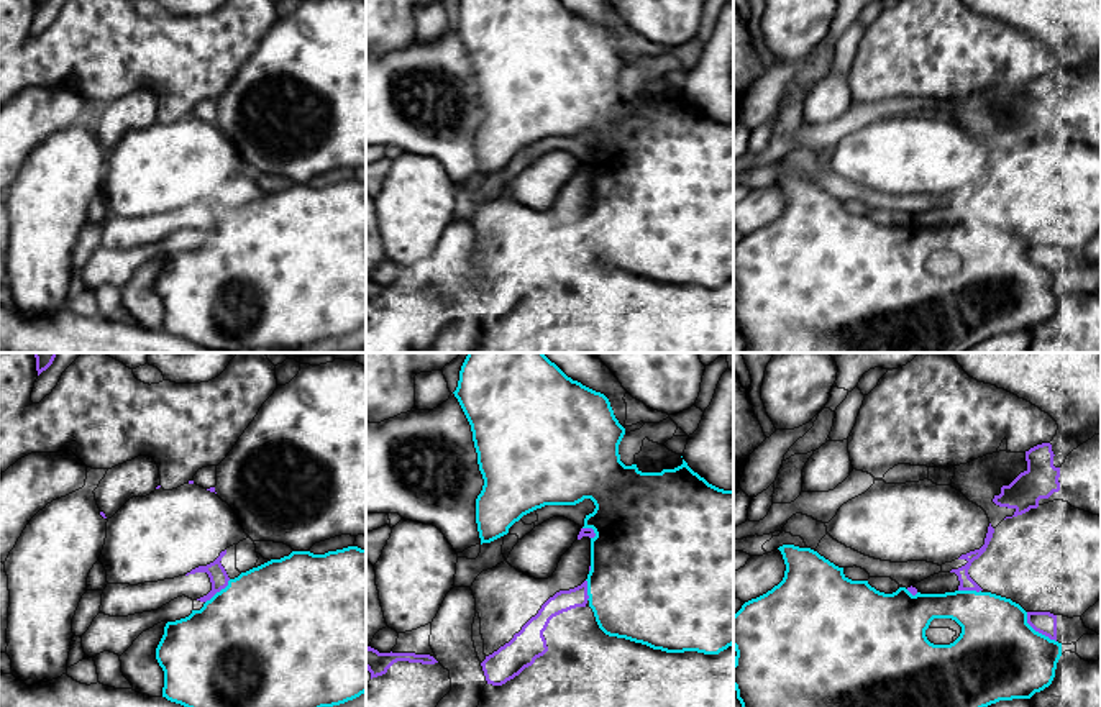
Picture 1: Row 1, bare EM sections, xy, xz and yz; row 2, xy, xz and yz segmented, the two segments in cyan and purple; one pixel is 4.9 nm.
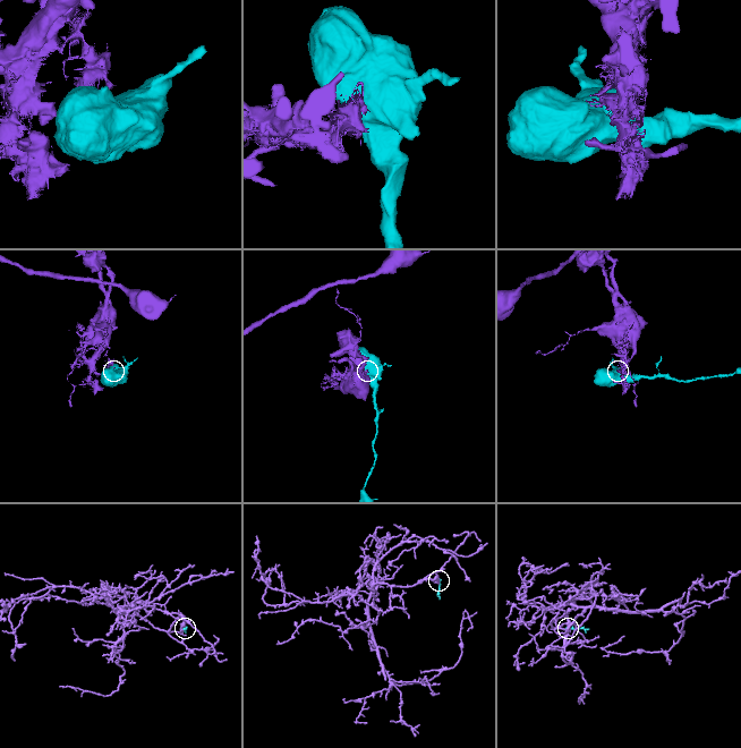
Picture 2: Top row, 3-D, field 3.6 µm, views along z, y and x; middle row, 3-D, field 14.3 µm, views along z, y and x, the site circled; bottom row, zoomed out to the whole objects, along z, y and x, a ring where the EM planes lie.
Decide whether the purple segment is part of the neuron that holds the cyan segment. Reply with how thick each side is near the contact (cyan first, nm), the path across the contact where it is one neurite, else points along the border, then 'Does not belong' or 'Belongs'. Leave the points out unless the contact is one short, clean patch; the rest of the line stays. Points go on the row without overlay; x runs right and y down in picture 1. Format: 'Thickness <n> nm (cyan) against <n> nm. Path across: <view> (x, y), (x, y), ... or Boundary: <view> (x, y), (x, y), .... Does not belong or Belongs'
Thickness 440 nm (cyan) against 110 nm. Does not belong

